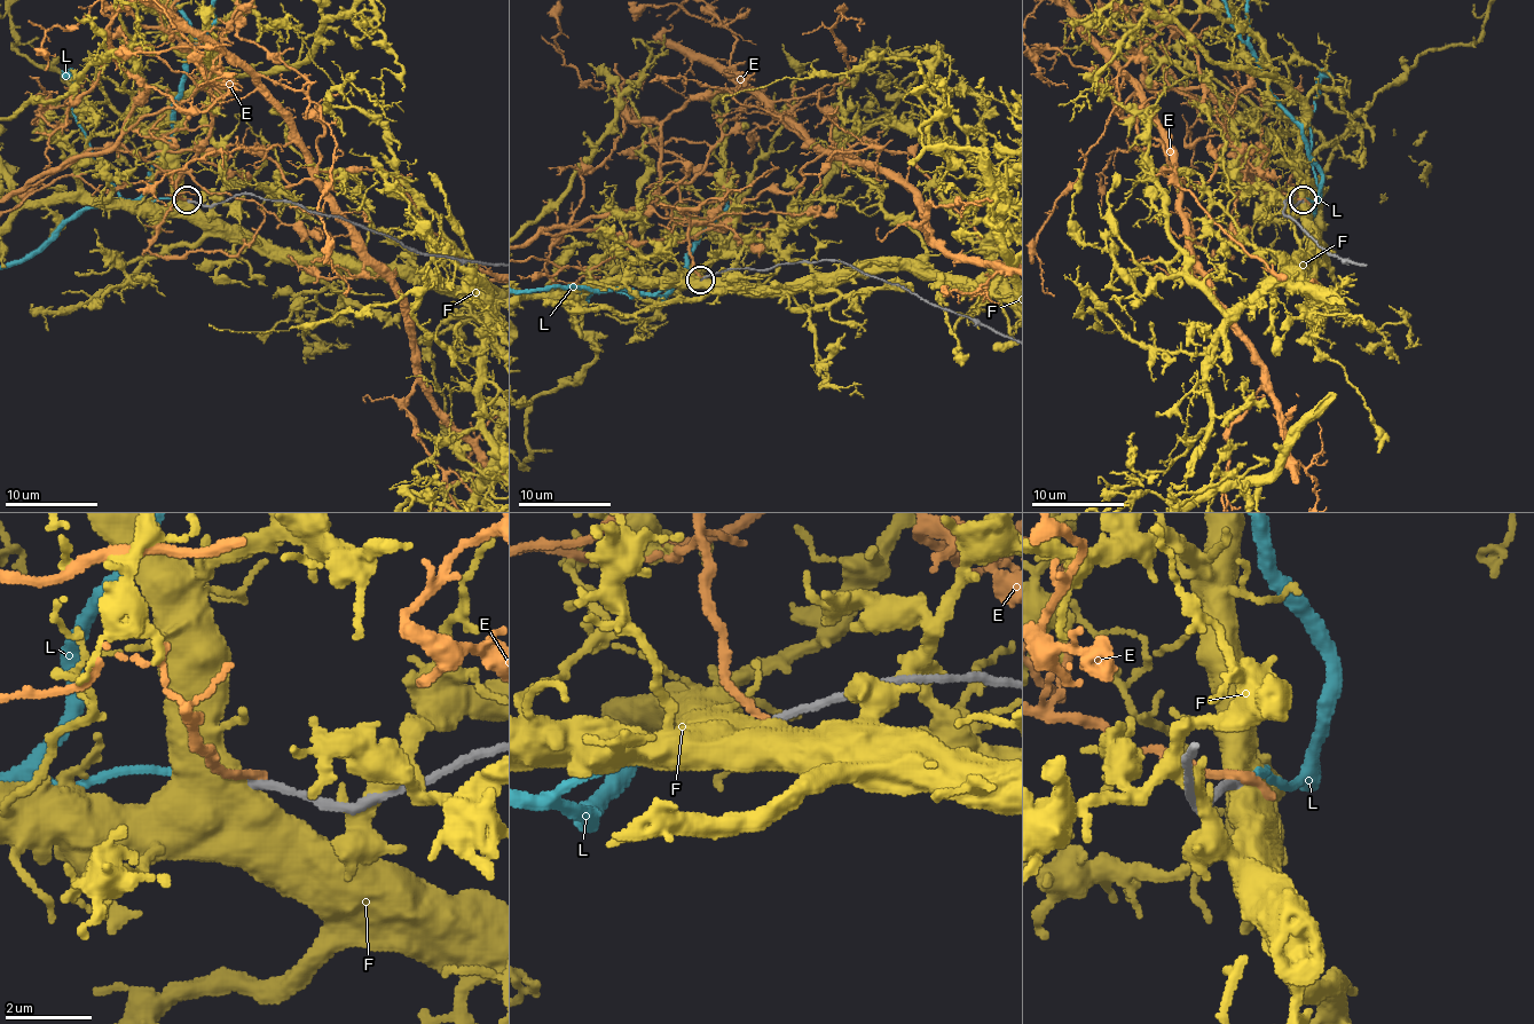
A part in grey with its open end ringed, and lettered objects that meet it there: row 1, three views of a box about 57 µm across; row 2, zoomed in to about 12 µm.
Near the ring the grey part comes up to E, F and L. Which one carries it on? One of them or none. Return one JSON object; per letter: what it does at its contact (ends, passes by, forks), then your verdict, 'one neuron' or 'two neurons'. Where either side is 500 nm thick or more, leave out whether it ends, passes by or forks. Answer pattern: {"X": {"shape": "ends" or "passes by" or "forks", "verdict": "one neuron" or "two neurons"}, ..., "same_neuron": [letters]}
{"E": {"shape": "ends", "verdict": "two neurons"}, "F": {"verdict": "two neurons"}, "L": {"shape": "ends", "verdict": "one neuron"}, "same_neuron": ["L"]}

